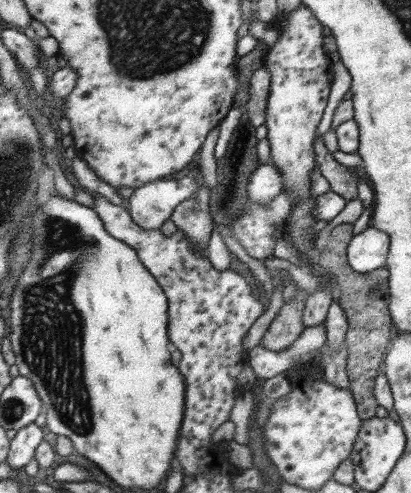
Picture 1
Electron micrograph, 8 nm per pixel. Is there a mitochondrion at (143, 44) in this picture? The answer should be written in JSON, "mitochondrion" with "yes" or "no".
{"mitochondrion":"yes"}

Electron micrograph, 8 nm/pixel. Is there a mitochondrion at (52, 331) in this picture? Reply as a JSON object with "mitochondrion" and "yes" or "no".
{"mitochondrion":"yes"}

